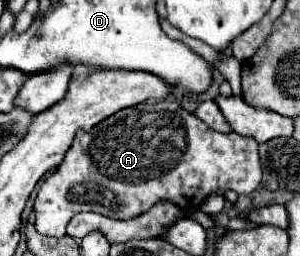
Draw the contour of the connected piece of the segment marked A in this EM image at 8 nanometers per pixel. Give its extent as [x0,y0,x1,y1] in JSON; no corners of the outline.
[35,100,261,238]

